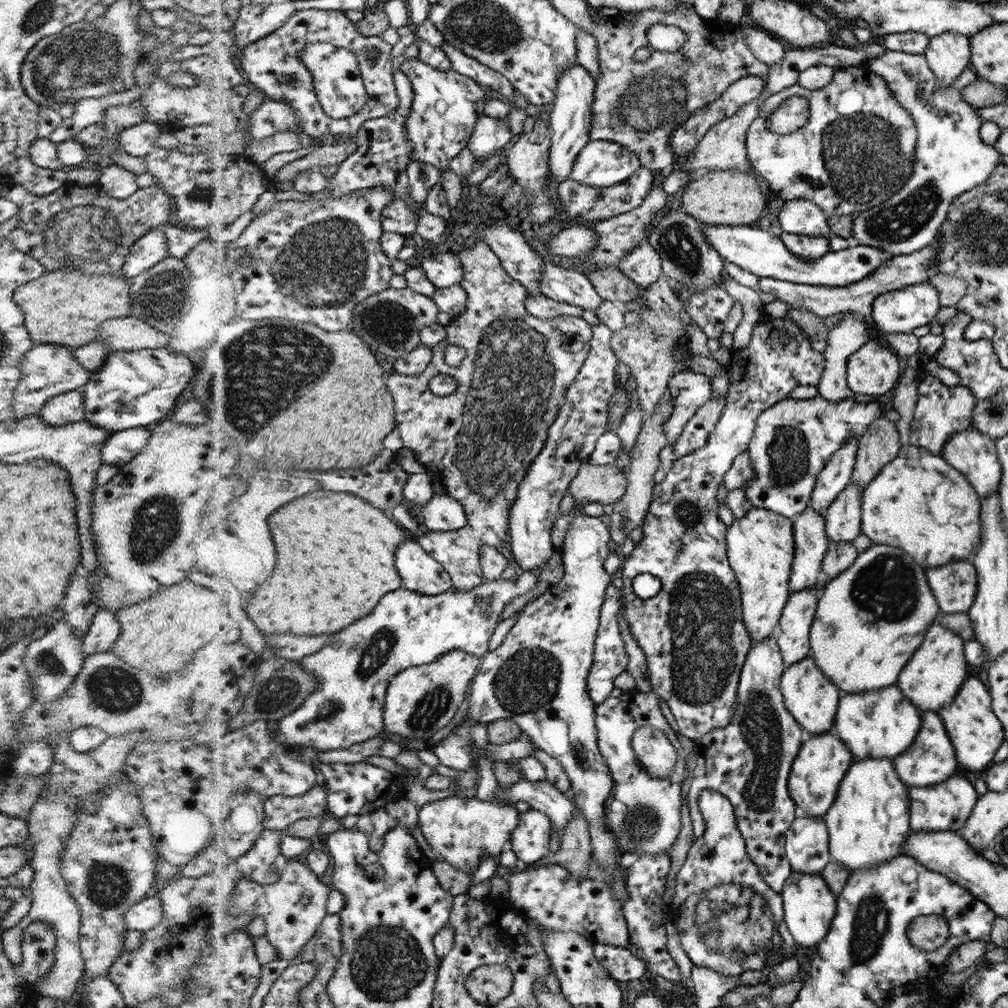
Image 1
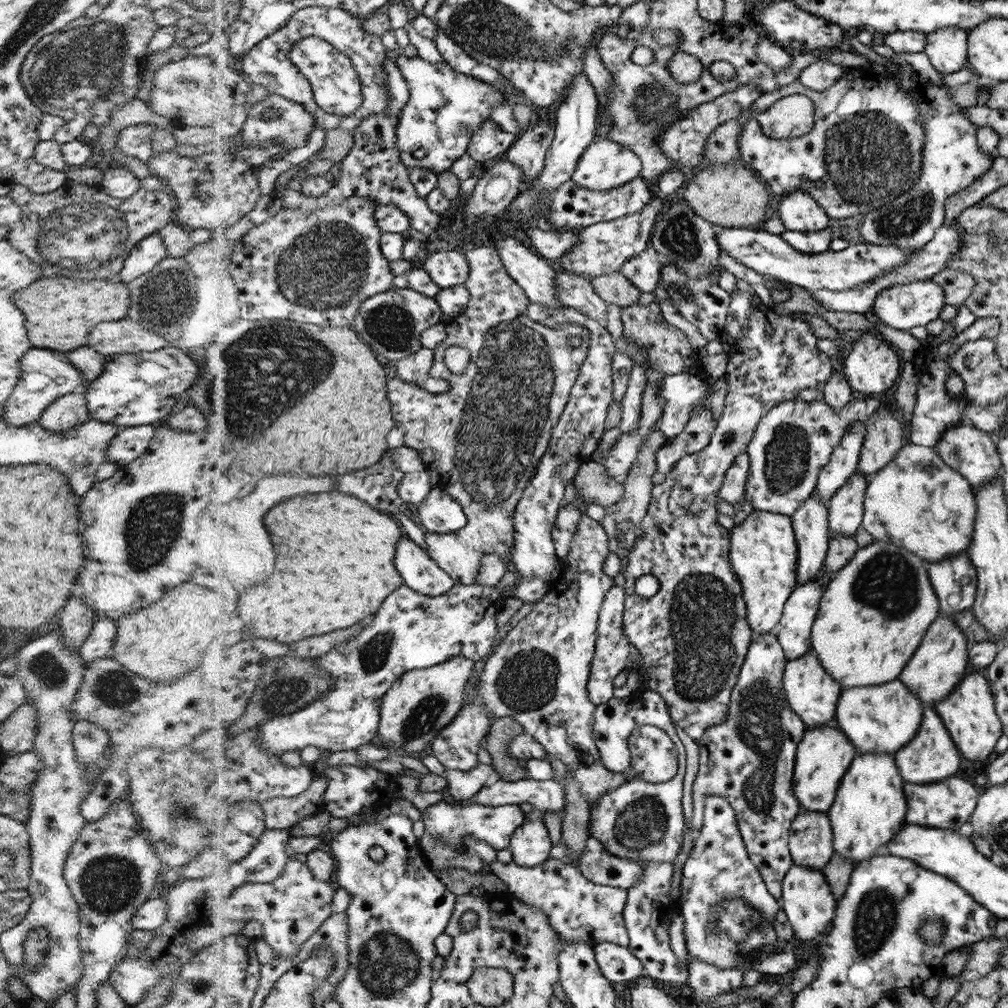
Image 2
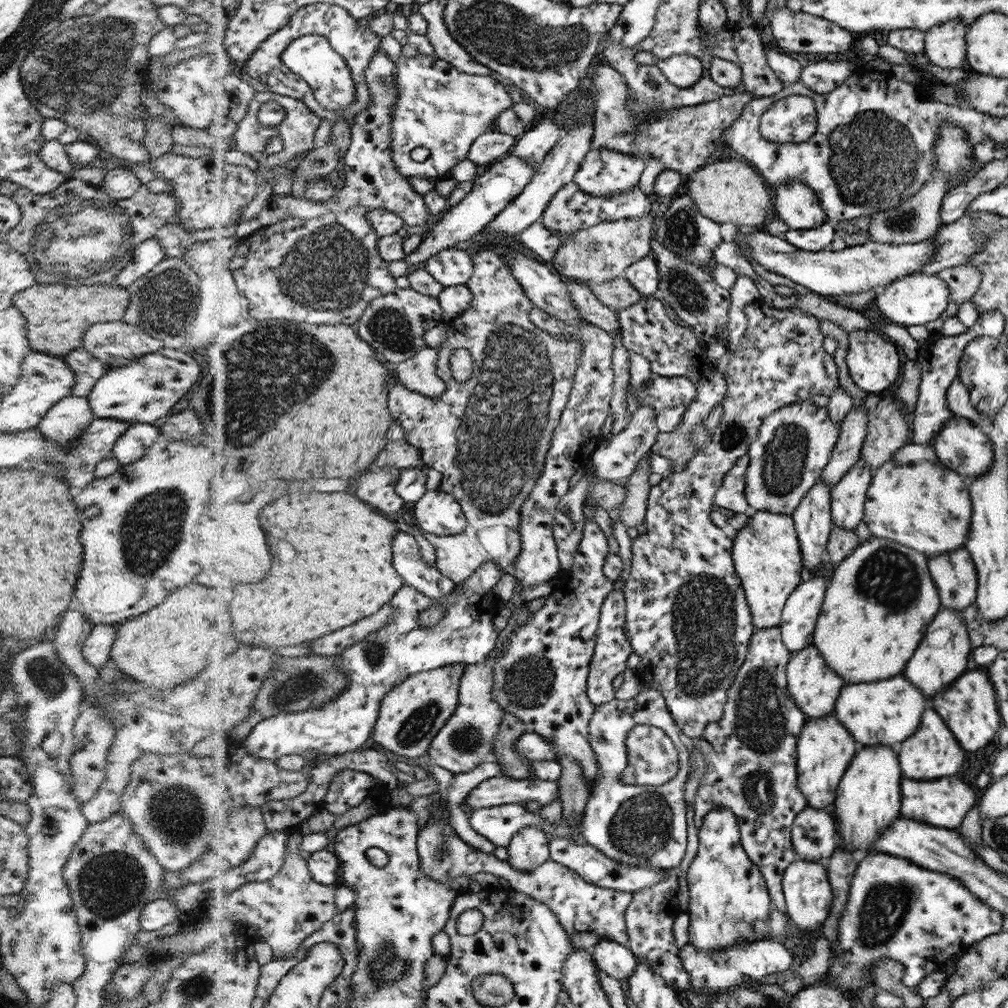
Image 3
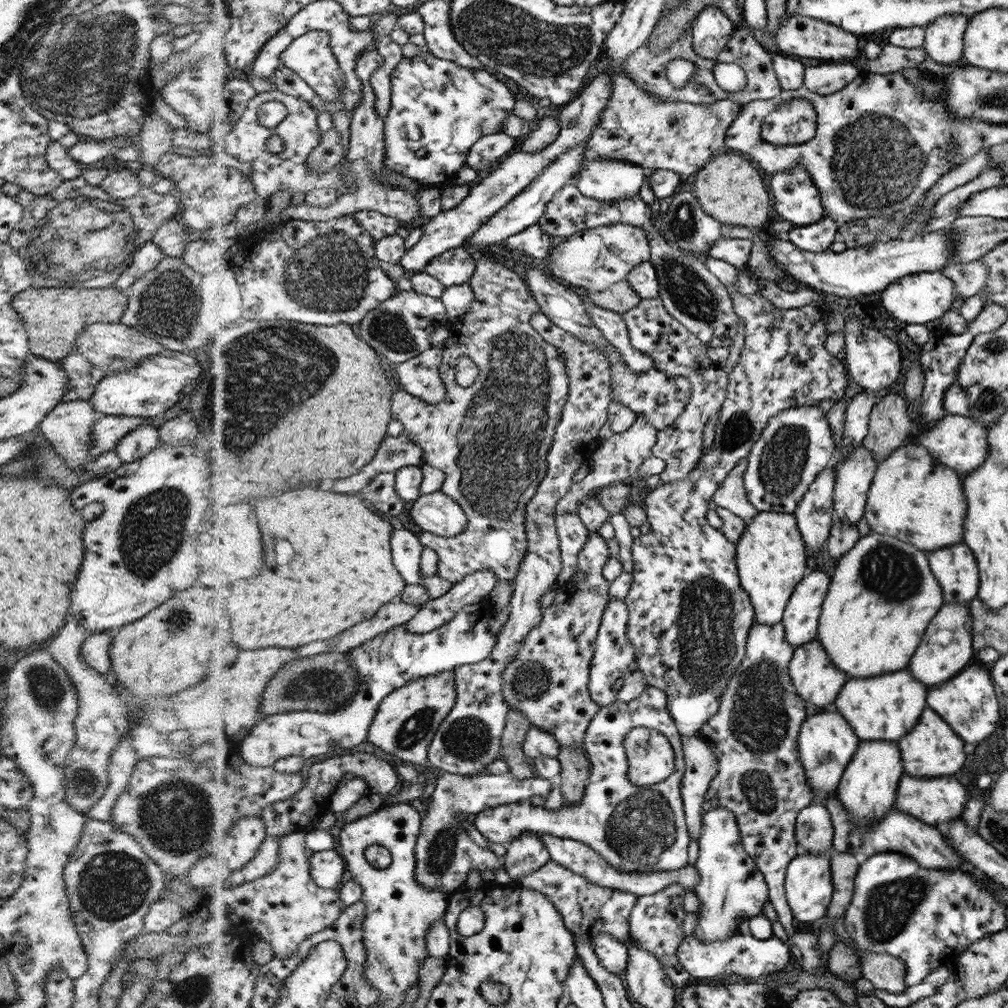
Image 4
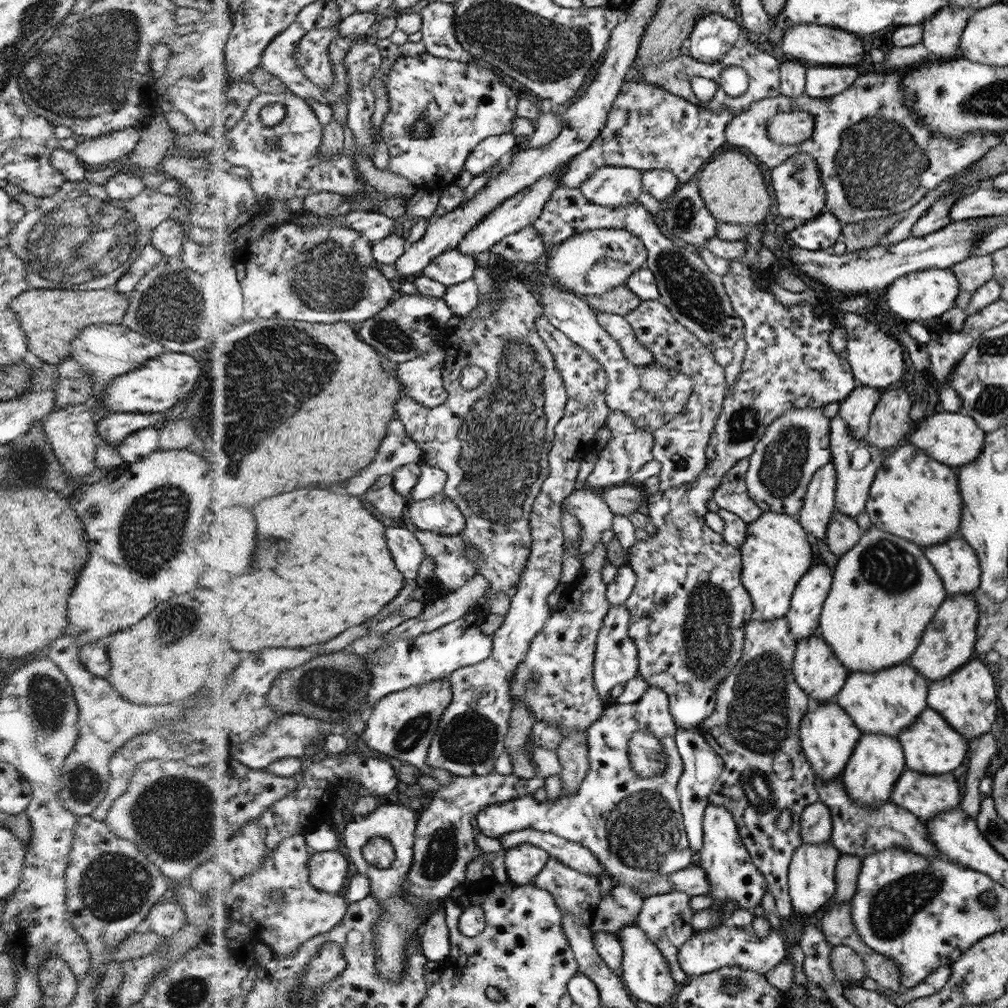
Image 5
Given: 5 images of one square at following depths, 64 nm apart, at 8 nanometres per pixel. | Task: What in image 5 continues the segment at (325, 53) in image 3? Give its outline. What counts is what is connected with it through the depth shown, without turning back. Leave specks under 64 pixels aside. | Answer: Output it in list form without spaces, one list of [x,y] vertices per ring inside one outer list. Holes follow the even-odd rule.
[[[336,28],[312,30],[295,50],[297,60],[304,67],[306,74],[326,92],[330,92],[337,81],[330,54],[331,44],[336,37]]]

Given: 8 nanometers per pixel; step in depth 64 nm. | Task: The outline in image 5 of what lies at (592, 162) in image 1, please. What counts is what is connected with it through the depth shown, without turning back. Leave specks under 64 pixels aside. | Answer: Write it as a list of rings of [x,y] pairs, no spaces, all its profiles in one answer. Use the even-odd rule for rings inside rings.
[[[601,166],[581,184],[581,192],[594,204],[622,208],[638,202],[644,171],[638,168]]]

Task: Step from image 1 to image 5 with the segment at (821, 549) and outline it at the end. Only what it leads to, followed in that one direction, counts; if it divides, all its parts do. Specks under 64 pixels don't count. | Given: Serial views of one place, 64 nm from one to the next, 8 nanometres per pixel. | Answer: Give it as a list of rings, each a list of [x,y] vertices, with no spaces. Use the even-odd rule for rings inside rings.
[[[832,462],[822,467],[808,486],[802,511],[797,515],[802,528],[815,542],[824,540],[836,512],[837,475]]]

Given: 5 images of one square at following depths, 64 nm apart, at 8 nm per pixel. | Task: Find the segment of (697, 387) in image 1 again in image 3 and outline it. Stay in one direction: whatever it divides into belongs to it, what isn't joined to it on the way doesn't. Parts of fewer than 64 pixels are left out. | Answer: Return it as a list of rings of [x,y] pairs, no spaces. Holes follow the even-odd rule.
[[[652,374],[635,394],[639,406],[655,410],[659,432],[676,432],[690,404],[698,396],[697,383],[686,376],[660,376]]]

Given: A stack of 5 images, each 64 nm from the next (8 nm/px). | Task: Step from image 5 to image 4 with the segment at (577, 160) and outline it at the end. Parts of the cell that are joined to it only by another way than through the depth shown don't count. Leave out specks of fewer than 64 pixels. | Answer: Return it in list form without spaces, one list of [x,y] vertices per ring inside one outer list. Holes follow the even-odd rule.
[[[622,72],[611,74],[612,93],[604,111],[599,116],[598,126],[587,140],[583,159],[578,173],[597,158],[625,160],[640,164],[645,170],[656,168],[677,172],[684,181],[688,176],[698,172],[717,153],[725,149],[725,134],[732,121],[738,116],[741,106],[730,100],[720,100],[712,105],[689,104],[686,102],[662,102],[660,98],[644,92]]]

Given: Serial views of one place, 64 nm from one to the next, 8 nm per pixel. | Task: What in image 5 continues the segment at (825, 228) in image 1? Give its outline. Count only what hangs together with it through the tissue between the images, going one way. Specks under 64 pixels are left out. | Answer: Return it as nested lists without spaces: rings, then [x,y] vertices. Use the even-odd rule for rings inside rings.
[[[798,153],[784,163],[772,169],[772,188],[777,200],[775,208],[778,208],[780,219],[792,218],[797,224],[810,222],[822,214],[825,208],[826,189],[821,179],[817,160],[808,153]]]

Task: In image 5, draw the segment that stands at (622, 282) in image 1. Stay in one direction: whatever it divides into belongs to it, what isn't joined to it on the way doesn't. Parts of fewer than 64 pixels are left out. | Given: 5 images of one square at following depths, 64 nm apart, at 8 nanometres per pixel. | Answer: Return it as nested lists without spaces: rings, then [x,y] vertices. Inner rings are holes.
[[[627,286],[613,288],[605,292],[604,295],[587,296],[584,300],[596,313],[606,312],[619,314],[623,317],[642,301]]]

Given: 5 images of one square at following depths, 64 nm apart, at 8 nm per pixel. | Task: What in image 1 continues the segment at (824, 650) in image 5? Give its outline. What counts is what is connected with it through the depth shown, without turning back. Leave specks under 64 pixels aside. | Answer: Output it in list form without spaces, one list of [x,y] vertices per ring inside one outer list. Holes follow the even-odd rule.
[[[812,656],[806,657],[800,663],[785,667],[781,676],[781,691],[785,697],[786,709],[793,714],[793,718],[801,724],[806,737],[820,735],[832,731],[836,722],[836,706],[838,704],[838,687],[818,668],[817,661]]]

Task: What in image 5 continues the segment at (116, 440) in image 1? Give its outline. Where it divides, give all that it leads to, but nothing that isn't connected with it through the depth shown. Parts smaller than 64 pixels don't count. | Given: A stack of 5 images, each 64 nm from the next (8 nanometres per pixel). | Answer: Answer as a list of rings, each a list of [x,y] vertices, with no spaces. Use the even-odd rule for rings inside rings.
[[[159,426],[142,428],[129,434],[118,444],[117,450],[123,462],[139,463],[159,448]]]

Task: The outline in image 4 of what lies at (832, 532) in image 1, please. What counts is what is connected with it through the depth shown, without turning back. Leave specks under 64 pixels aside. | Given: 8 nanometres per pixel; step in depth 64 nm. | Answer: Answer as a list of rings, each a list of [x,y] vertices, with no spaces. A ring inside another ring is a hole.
[[[862,446],[846,456],[846,462],[836,473],[835,518],[853,525],[863,518],[878,464]]]

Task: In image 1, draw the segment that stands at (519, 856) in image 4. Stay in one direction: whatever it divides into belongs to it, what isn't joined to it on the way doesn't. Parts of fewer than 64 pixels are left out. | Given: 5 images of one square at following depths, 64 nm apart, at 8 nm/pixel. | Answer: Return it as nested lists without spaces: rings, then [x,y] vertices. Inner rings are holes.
[[[528,809],[520,813],[517,827],[510,839],[511,849],[518,859],[525,863],[538,862],[550,852],[551,827],[549,816],[538,809]]]

